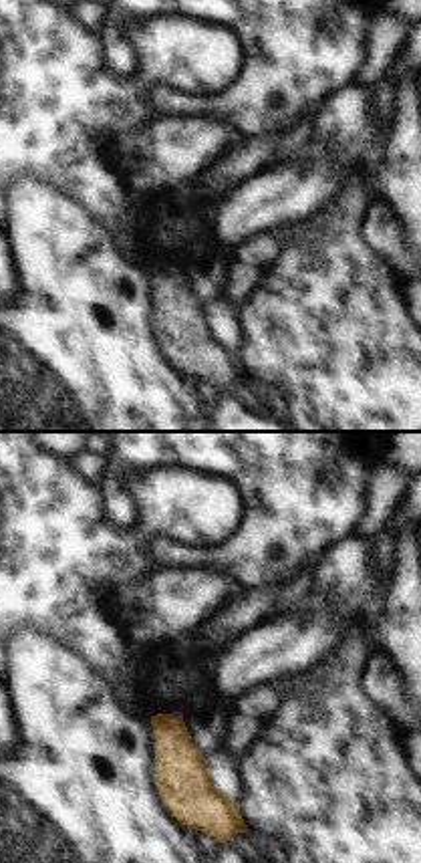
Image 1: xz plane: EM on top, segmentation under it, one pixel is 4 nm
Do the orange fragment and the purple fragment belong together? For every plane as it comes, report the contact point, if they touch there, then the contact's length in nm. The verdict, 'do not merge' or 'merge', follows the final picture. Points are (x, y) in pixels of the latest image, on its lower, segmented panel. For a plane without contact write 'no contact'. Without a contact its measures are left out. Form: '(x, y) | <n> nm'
(178, 716) | 50 nm

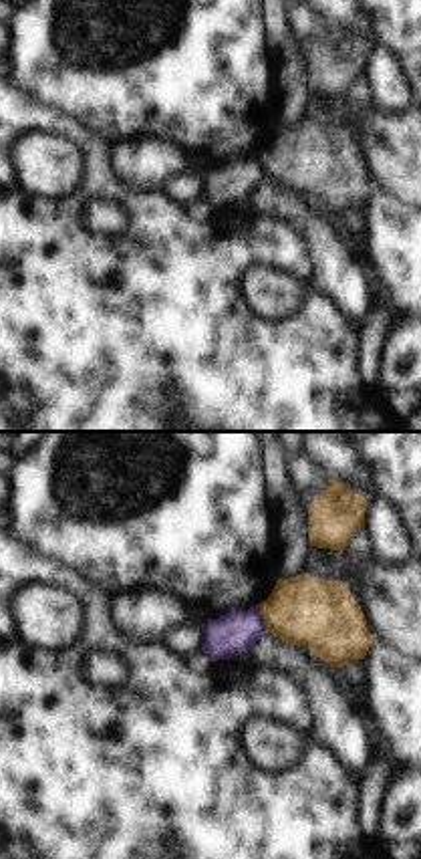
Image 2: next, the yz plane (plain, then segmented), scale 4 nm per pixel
(262, 618) | 100 nm

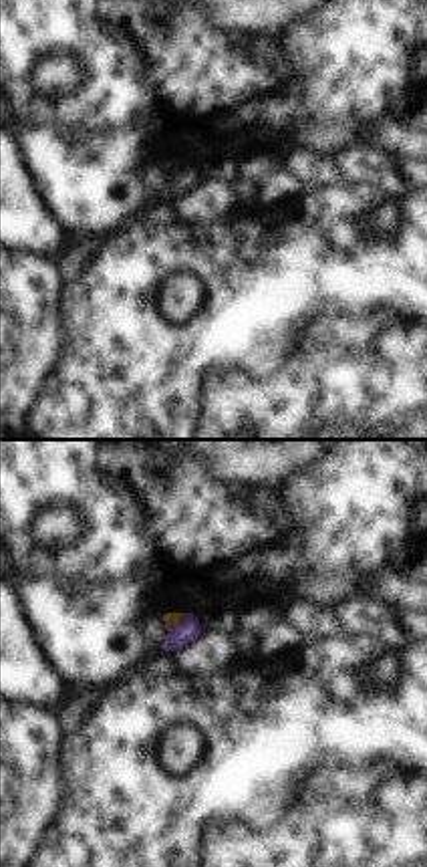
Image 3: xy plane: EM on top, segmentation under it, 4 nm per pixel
(176, 622) | 100 nm

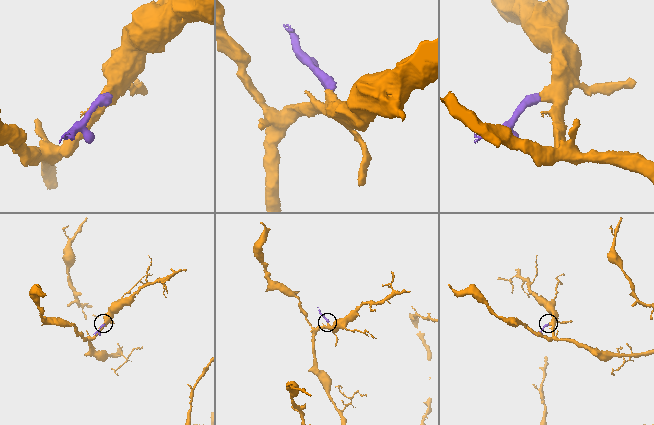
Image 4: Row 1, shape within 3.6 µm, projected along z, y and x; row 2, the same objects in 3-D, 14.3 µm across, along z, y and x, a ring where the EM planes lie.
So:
do not merge

